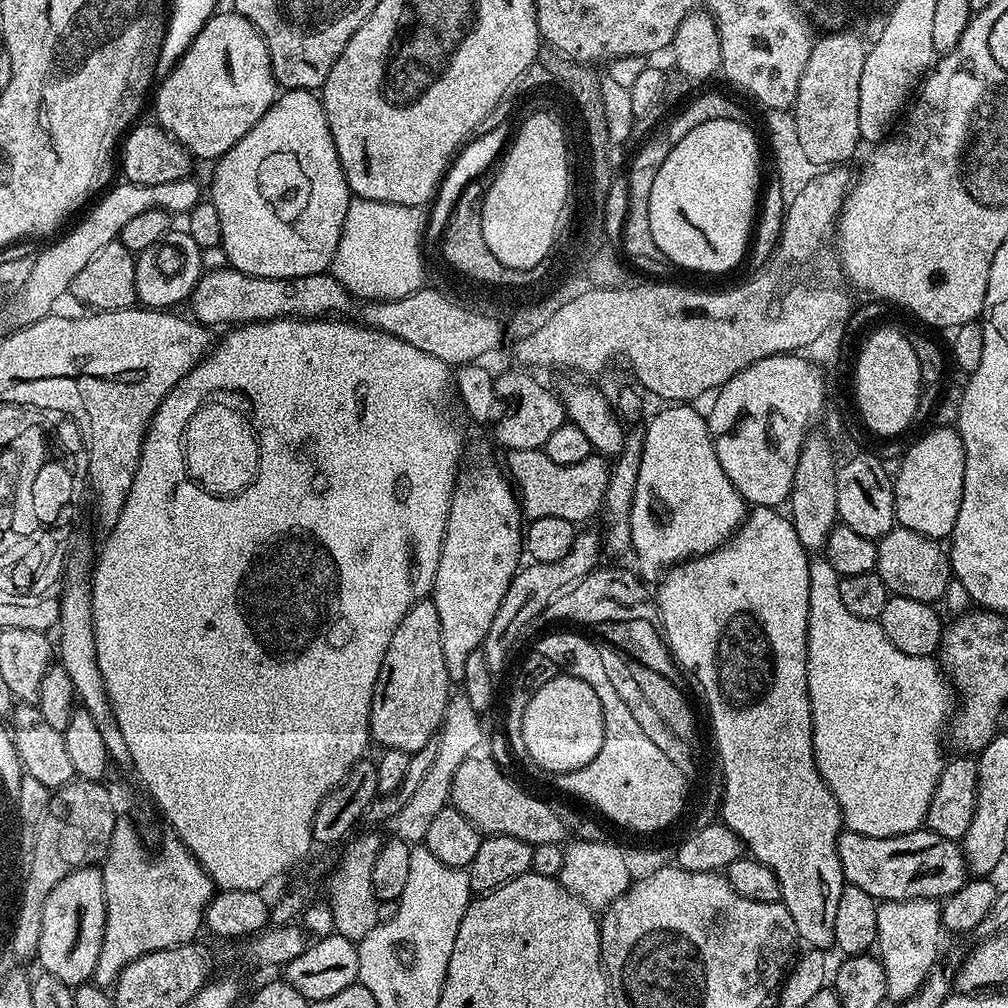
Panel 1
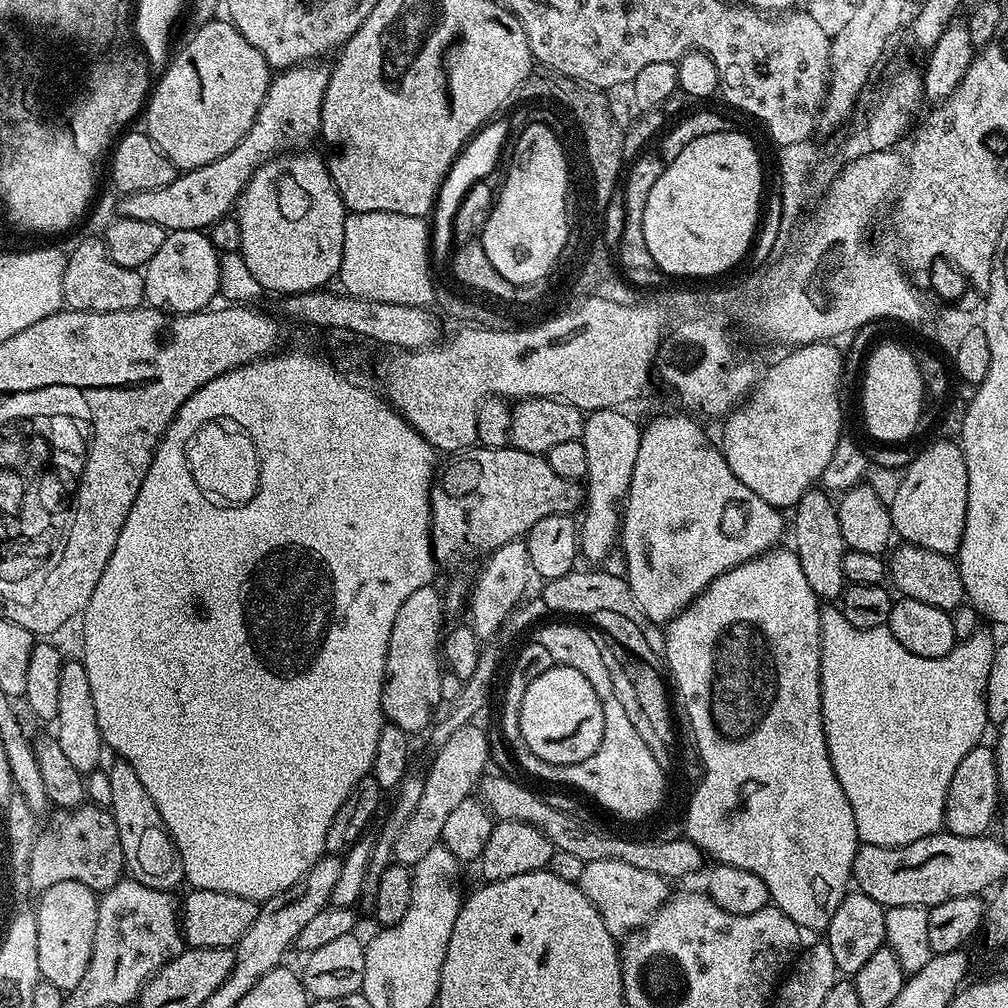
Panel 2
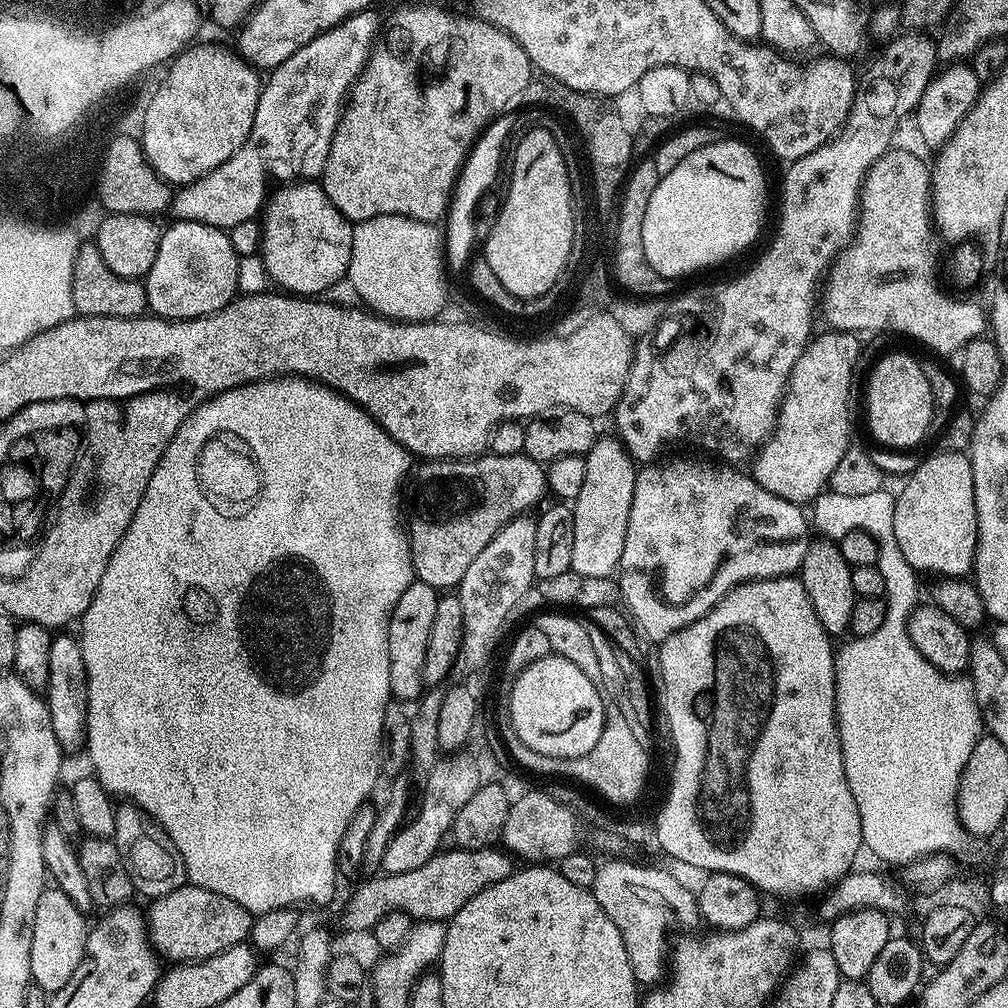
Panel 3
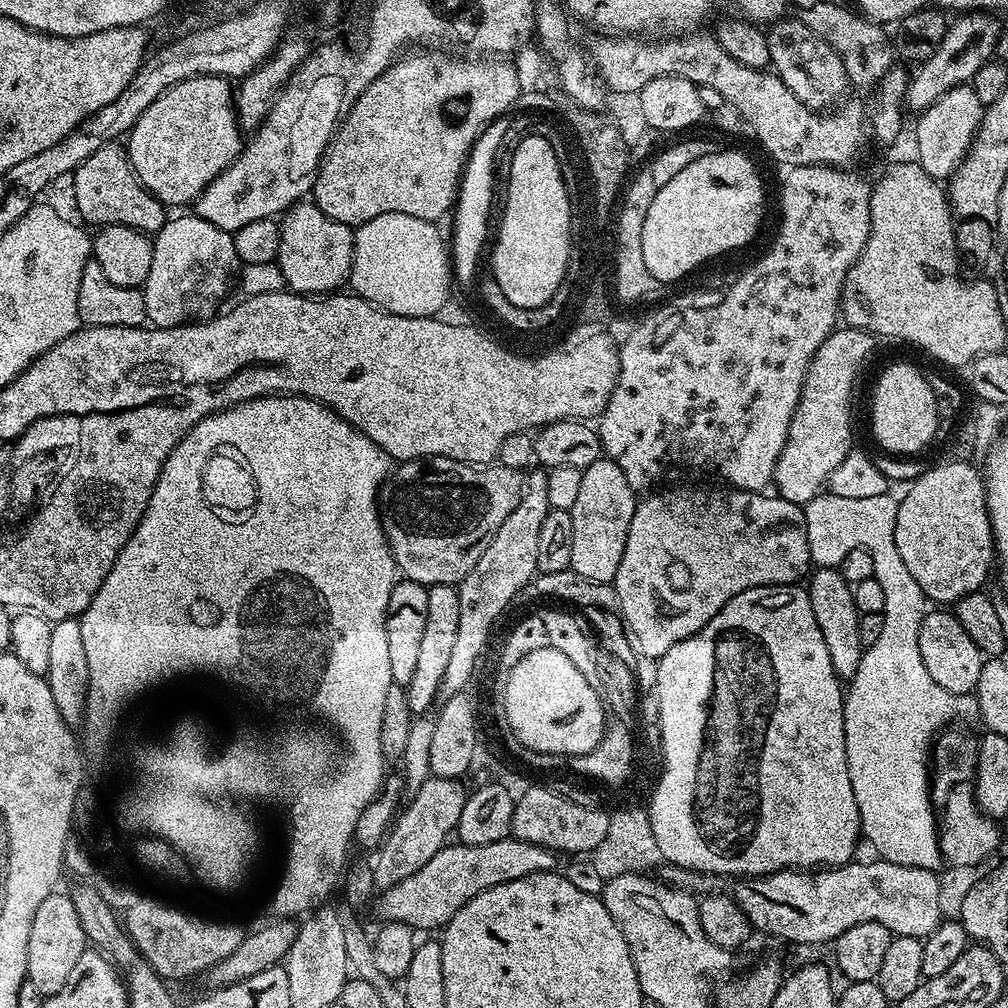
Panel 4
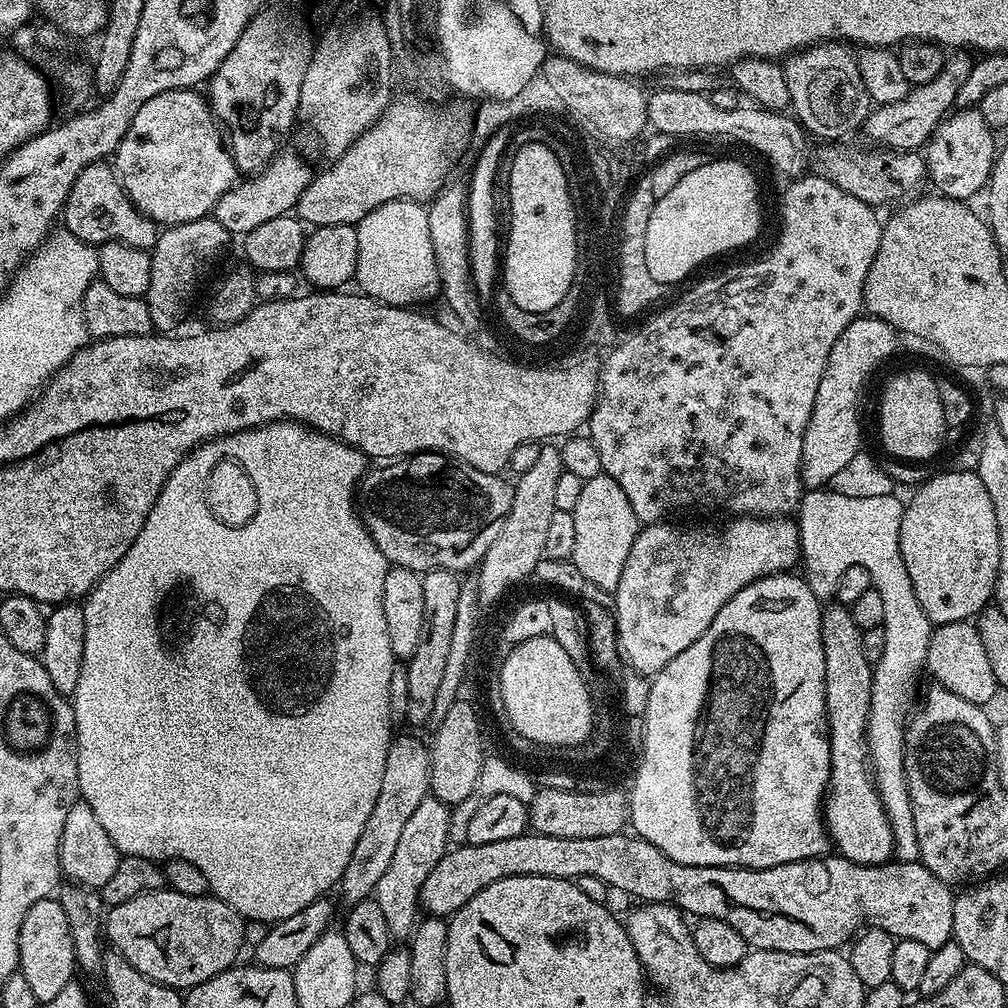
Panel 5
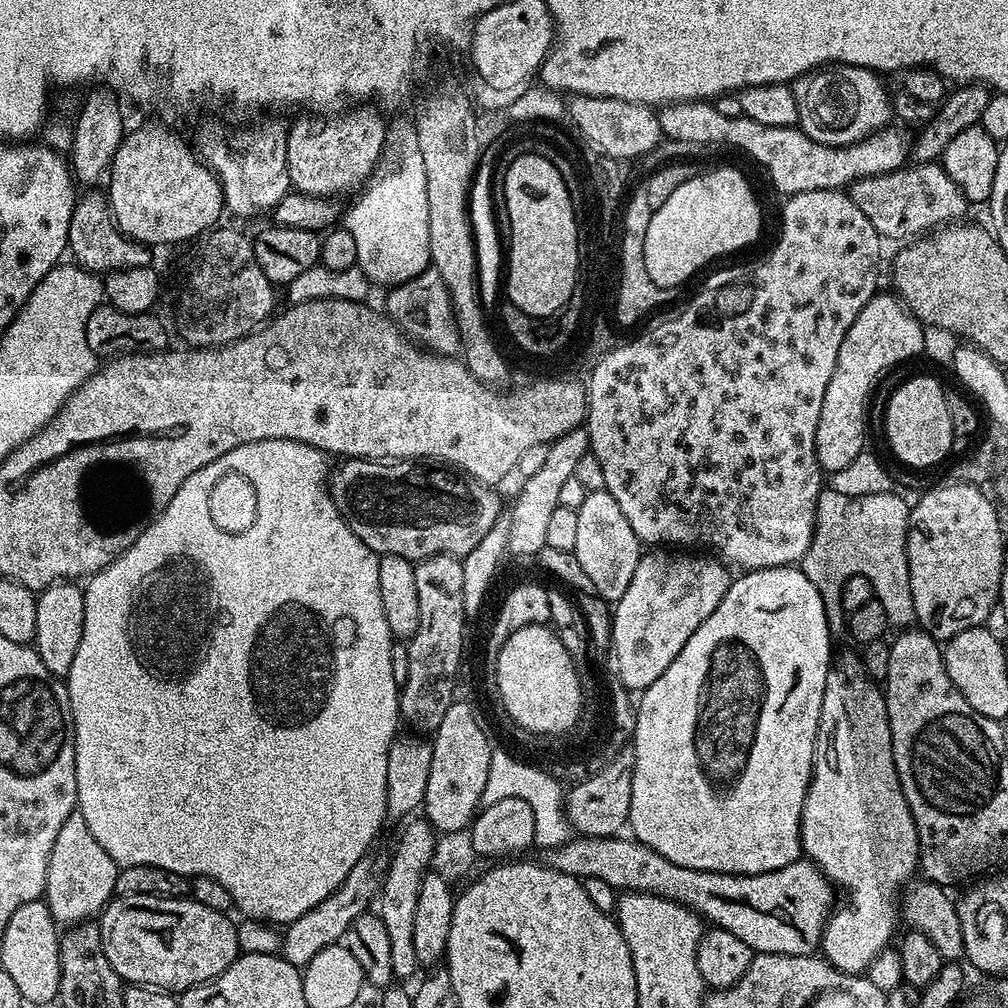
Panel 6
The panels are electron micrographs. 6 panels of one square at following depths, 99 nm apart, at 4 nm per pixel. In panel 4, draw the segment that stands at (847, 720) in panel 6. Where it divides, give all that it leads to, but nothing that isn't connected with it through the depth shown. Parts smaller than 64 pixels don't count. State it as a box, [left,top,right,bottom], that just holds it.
[806,566,865,682]

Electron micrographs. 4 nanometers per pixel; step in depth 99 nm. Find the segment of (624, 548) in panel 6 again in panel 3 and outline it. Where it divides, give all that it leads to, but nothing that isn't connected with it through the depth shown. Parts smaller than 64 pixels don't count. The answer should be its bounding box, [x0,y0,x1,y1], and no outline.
[571,435,638,578]

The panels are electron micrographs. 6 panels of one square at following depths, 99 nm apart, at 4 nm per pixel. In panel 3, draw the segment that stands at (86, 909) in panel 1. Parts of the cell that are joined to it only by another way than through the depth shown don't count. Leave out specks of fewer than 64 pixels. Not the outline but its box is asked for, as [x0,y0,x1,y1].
[30,886,89,994]

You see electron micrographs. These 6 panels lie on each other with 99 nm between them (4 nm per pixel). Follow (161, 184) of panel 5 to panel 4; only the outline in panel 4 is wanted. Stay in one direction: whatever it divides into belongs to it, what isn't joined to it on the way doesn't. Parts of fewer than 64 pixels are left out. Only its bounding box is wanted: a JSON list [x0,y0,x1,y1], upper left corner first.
[126,76,242,206]

